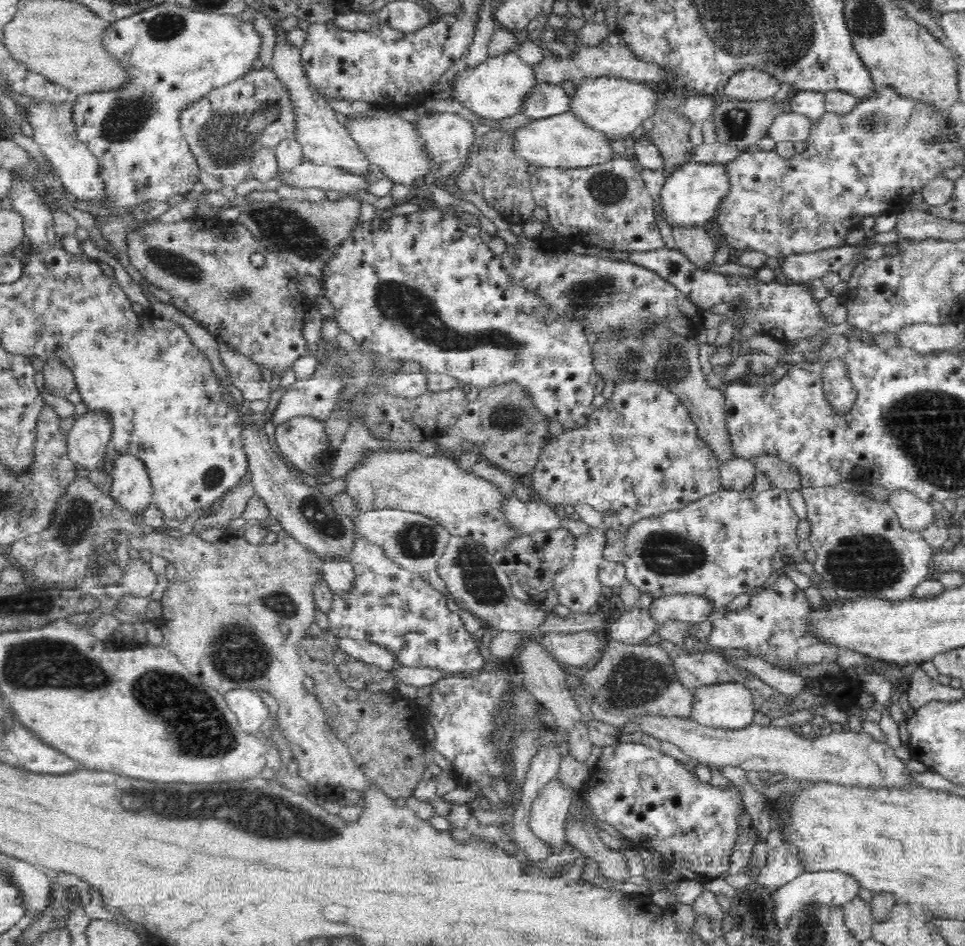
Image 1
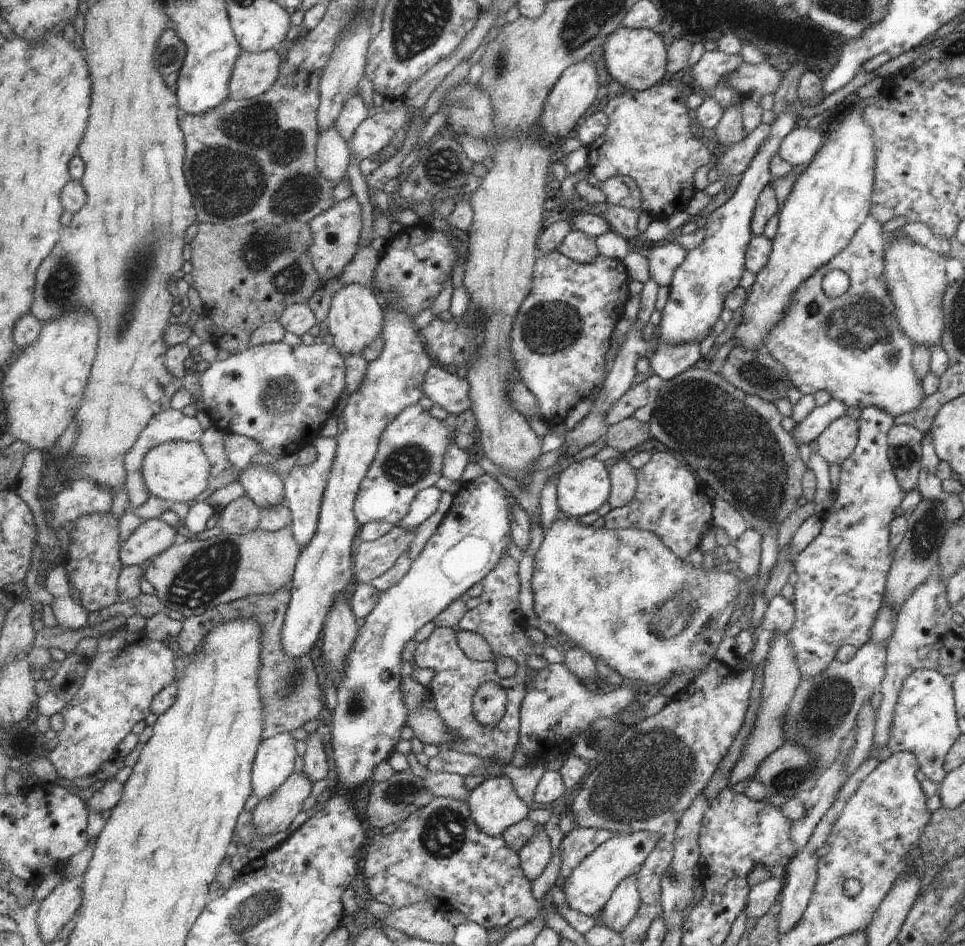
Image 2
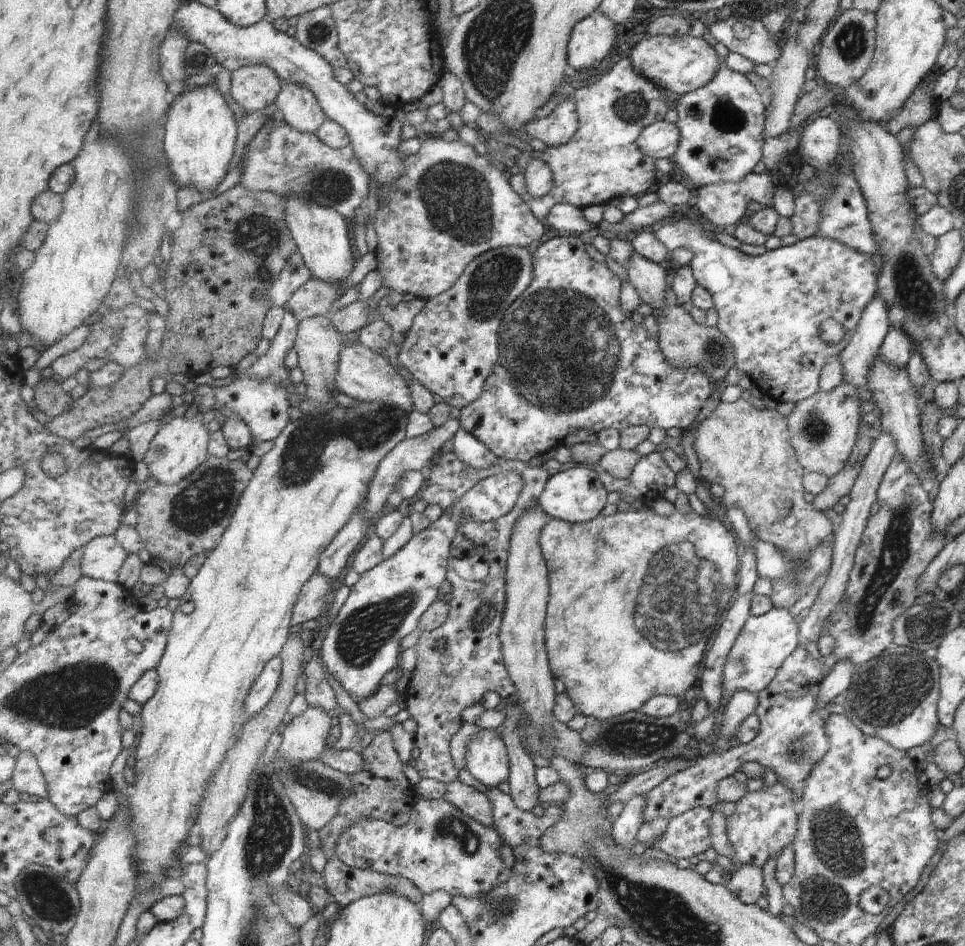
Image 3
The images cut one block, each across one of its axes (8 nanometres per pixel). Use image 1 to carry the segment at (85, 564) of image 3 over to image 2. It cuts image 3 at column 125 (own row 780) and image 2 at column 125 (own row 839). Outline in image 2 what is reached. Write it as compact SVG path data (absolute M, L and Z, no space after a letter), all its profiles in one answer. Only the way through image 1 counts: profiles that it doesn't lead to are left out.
M160 519L143 521L139 530L125 540L120 548L120 557L125 567L140 566L153 560L175 544L177 532Z

